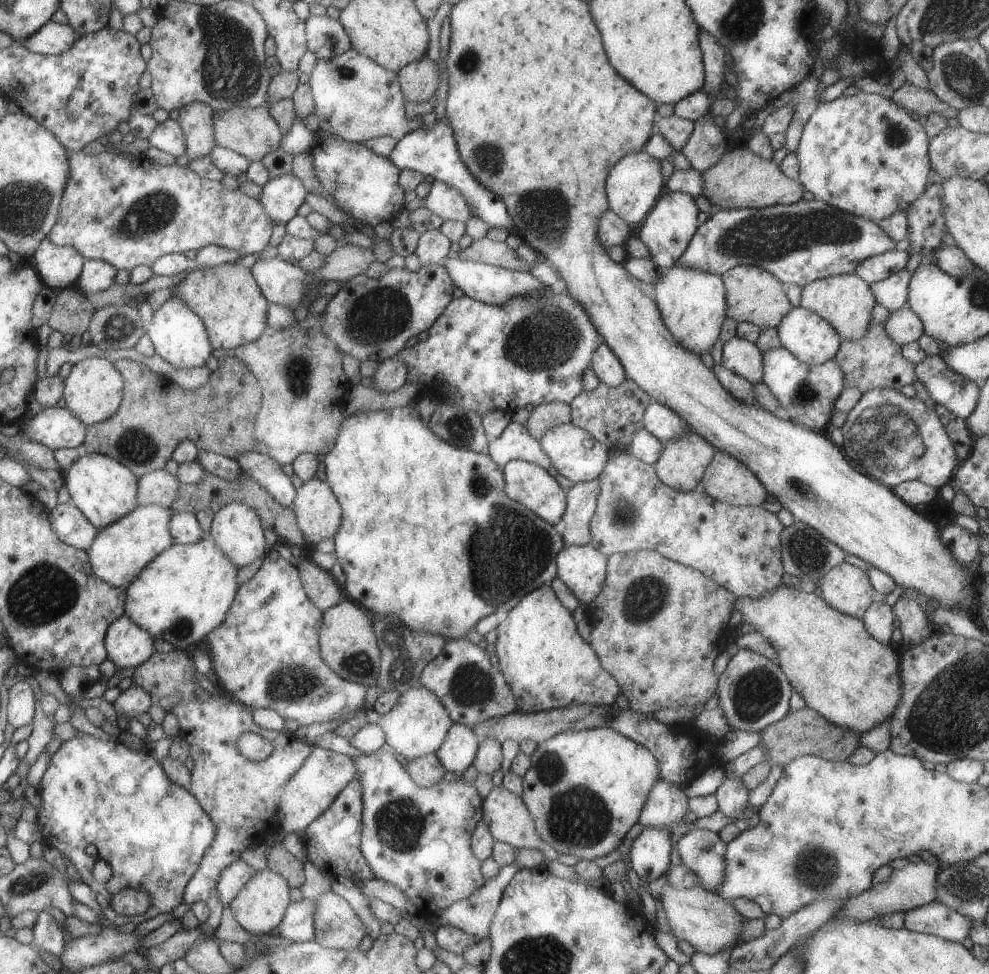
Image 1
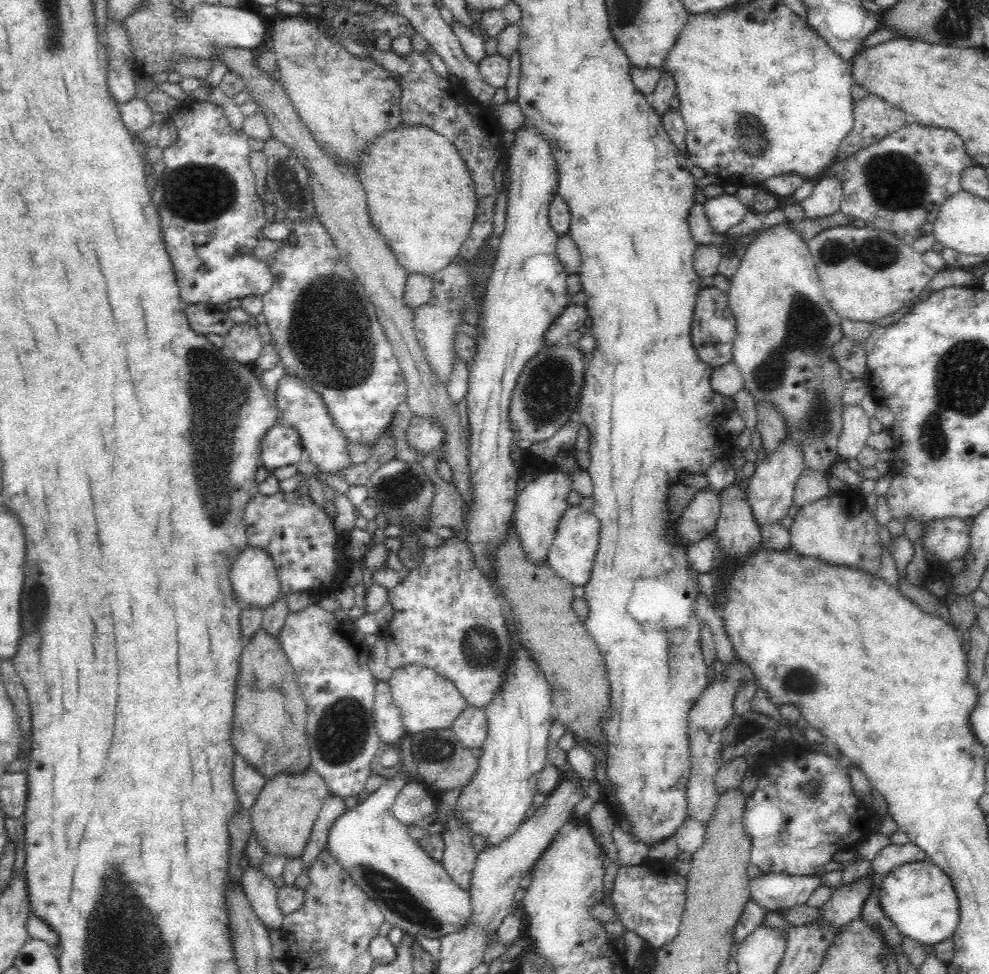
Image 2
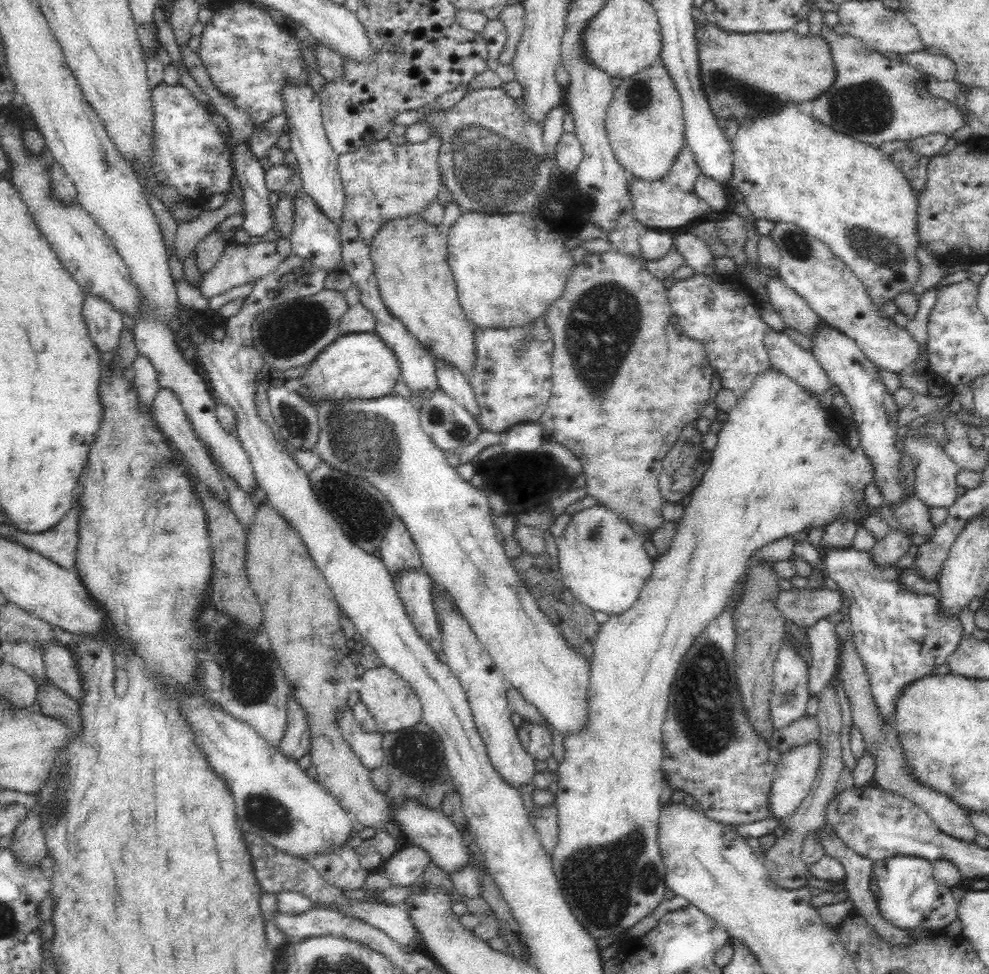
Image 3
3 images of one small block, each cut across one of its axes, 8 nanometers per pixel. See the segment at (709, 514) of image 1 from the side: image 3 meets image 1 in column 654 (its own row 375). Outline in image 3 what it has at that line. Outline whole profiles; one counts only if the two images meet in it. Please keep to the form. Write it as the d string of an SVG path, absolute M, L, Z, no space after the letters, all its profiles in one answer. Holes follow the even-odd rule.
M544 318L524 326L474 328L474 332L477 355L469 383L480 407L483 430L503 432L520 423L538 421L549 405L553 385L551 356L554 344Z

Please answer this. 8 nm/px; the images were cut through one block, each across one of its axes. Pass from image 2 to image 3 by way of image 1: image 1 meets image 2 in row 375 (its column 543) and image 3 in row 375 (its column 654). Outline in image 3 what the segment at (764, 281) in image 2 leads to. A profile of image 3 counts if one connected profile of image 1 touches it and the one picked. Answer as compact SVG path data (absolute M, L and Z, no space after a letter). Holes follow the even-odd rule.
M770 368L767 371L762 371L761 375L756 375L751 387L741 399L737 399L736 406L727 414L726 422L721 424L721 430L717 433L718 442L714 451L711 452L709 468L698 487L691 493L690 504L685 506L682 519L677 522L678 528L676 528L674 539L671 540L670 548L654 561L652 574L644 584L633 608L619 615L610 615L608 620L600 625L590 660L587 727L578 736L564 738L564 759L559 762L555 773L559 786L554 795L556 808L559 812L559 839L551 858L553 871L572 915L595 940L619 936L648 914L650 916L652 911L664 900L664 892L667 888L665 885L666 867L662 862L657 841L661 806L660 792L662 792L662 785L665 782L664 771L661 769L663 763L662 729L668 710L671 686L675 681L677 670L684 660L684 655L691 649L696 638L707 628L708 623L720 616L729 606L730 598L732 598L734 588L736 588L735 584L739 583L739 578L748 570L749 560L756 551L765 547L766 544L785 538L786 535L795 536L802 529L825 528L837 520L839 516L846 516L846 519L854 522L858 521L861 517L860 514L862 514L860 507L865 502L864 488L866 484L873 483L874 469L871 468L870 461L864 455L862 447L859 446L856 450L851 450L842 436L840 437L838 432L832 430L826 422L826 416L830 414L839 417L838 412L832 406L822 408L820 399L816 395L810 395L810 393L800 389L800 385L796 385L792 379L780 371Z

